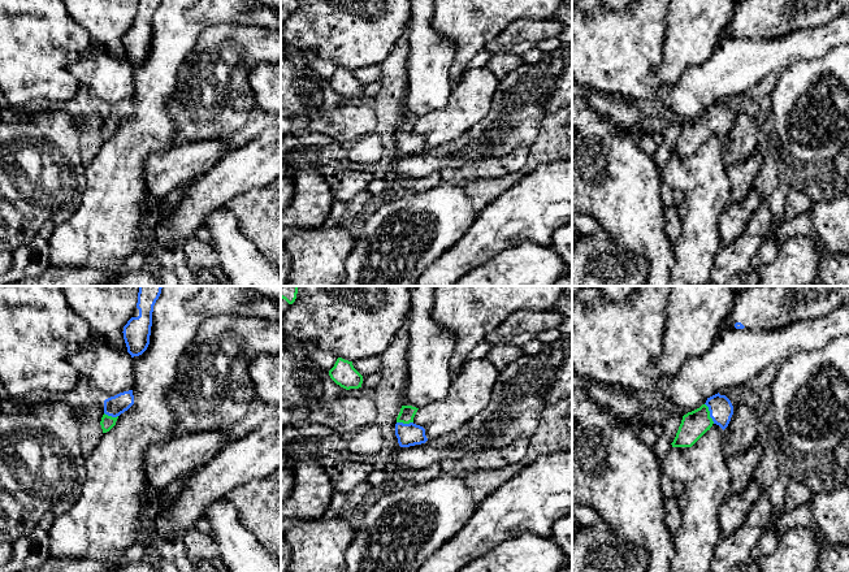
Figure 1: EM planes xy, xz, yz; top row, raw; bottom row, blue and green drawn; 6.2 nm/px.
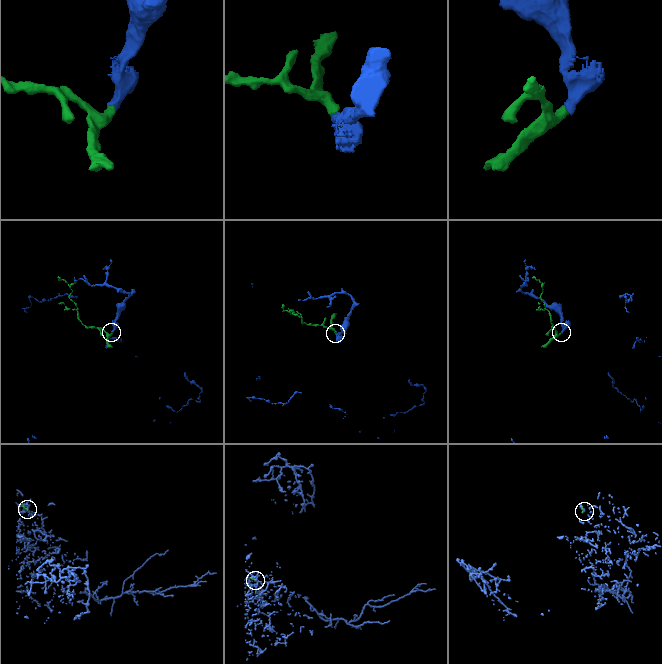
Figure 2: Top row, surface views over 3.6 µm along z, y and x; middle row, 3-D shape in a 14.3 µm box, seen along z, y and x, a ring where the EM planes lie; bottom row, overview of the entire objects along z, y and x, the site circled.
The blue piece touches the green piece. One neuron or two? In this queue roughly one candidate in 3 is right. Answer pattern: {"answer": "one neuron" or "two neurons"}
{"answer": "one neuron"}

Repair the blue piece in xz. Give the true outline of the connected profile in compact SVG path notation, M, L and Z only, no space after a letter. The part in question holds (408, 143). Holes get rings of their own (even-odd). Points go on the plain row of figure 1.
M402 114L400 117L395 133L395 144L400 156L421 153L428 150L425 138L413 131L417 118L412 114Z

